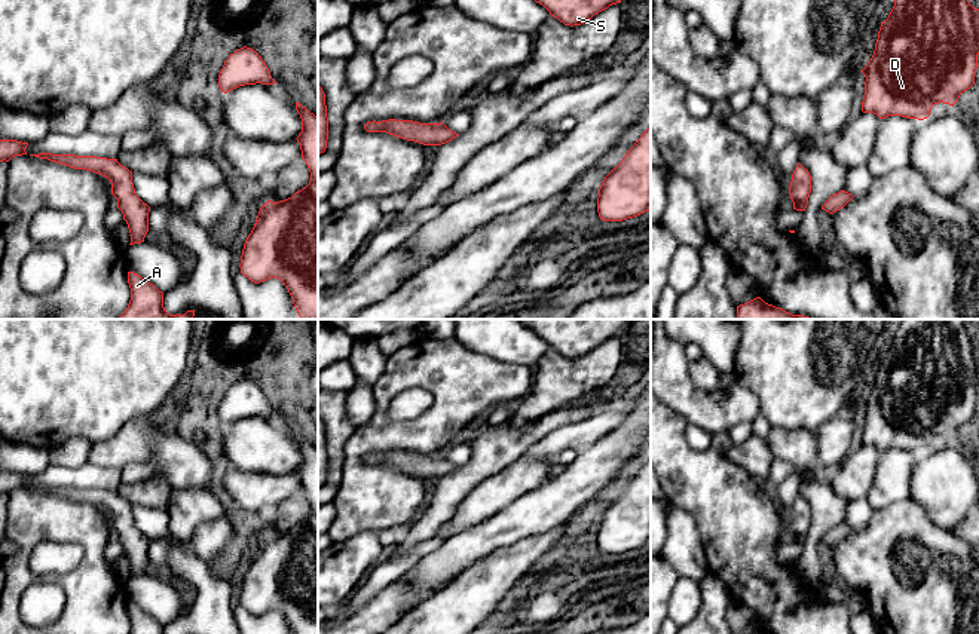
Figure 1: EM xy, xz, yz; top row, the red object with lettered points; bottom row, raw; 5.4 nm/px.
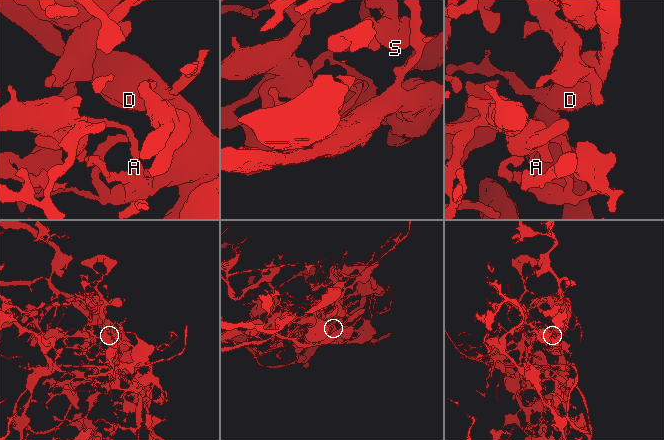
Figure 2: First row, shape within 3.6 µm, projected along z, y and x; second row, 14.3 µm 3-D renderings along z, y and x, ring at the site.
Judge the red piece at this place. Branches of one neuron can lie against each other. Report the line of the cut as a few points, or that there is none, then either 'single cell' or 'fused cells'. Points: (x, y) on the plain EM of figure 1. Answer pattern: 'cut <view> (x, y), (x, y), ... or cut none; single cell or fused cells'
cut xy (121, 498), (106, 510); fused cells

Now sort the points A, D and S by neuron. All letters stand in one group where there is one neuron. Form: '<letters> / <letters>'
A D / S

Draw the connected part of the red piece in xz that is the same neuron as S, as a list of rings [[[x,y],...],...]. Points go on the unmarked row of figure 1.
[[[521,319],[565,358],[581,358],[612,337],[621,336],[627,319]]]

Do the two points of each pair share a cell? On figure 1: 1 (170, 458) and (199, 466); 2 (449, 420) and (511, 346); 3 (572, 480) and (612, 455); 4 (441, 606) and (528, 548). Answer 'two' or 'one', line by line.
1: one
2: two
3: one
4: one

